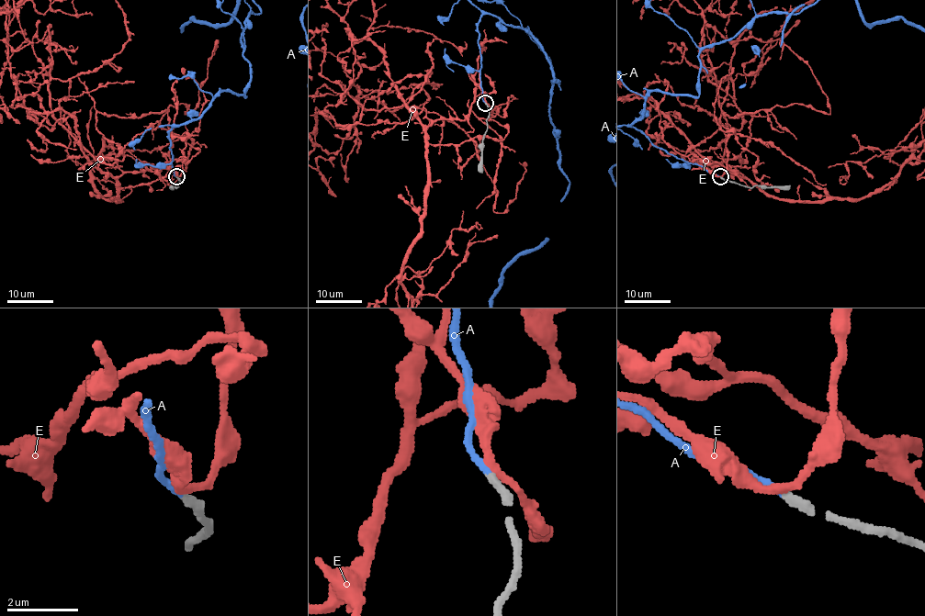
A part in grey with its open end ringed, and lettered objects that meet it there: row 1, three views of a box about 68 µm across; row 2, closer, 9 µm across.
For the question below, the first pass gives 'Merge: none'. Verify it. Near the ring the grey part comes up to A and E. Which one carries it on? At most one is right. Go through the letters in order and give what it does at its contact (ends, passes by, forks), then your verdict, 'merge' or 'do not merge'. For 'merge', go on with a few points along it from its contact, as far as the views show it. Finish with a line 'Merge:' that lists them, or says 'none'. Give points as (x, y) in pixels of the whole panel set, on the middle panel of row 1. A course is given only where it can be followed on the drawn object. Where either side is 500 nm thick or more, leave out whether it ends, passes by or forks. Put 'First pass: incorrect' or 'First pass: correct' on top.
First pass: incorrect
A: it ends | merge
E: it passes by | do not merge
Merge: A

